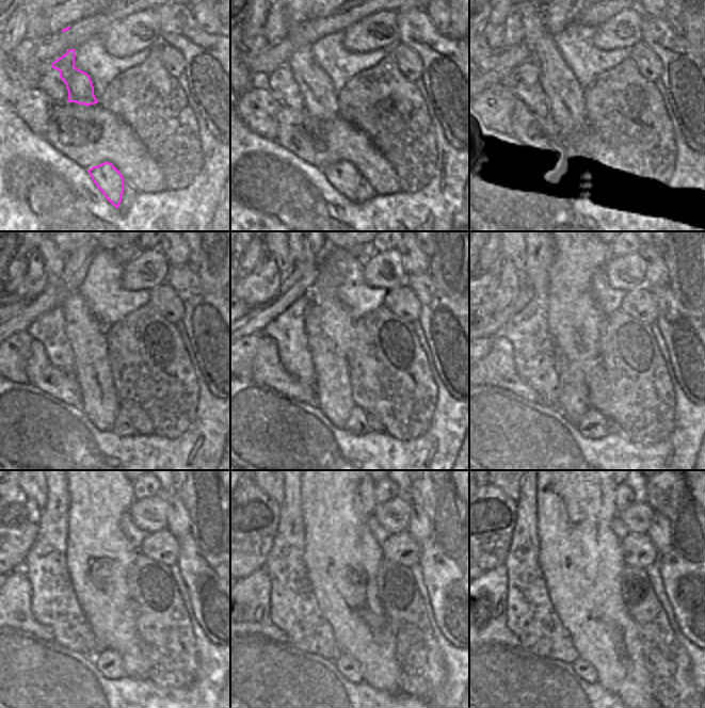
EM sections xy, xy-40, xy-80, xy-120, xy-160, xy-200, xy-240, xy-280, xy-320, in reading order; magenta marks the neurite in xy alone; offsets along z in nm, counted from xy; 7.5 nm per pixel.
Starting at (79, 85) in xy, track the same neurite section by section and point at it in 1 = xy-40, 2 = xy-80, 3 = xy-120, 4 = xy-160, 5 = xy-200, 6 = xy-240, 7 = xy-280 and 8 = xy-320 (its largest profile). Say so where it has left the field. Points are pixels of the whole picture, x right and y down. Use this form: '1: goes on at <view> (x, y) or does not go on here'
1: goes on at xy-40 (319, 96)
2: goes on at xy-80 (564, 95)
3: goes on at xy-120 (86, 337)
4: goes on at xy-160 (333, 390)
5: goes on at xy-200 (573, 403)
6: goes on at xy-240 (37, 492)
7: goes on at xy-280 (275, 492)
8: goes on at xy-320 (513, 492)

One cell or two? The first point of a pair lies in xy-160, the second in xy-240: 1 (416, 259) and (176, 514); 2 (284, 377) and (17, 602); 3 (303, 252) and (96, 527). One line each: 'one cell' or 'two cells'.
1: one cell
2: one cell
3: two cells

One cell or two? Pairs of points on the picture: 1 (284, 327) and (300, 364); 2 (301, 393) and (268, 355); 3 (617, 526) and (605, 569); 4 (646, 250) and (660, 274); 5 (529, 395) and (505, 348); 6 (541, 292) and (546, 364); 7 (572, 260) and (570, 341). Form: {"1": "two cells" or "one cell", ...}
{"1": "one cell", "2": "one cell", "3": "two cells", "4": "one cell", "5": "one cell", "6": "one cell", "7": "one cell"}

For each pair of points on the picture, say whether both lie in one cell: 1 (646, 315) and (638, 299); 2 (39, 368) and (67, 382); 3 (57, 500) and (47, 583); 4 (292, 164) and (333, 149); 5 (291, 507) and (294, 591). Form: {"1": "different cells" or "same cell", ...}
{"1": "same cell", "2": "same cell", "3": "same cell", "4": "different cells", "5": "same cell"}

